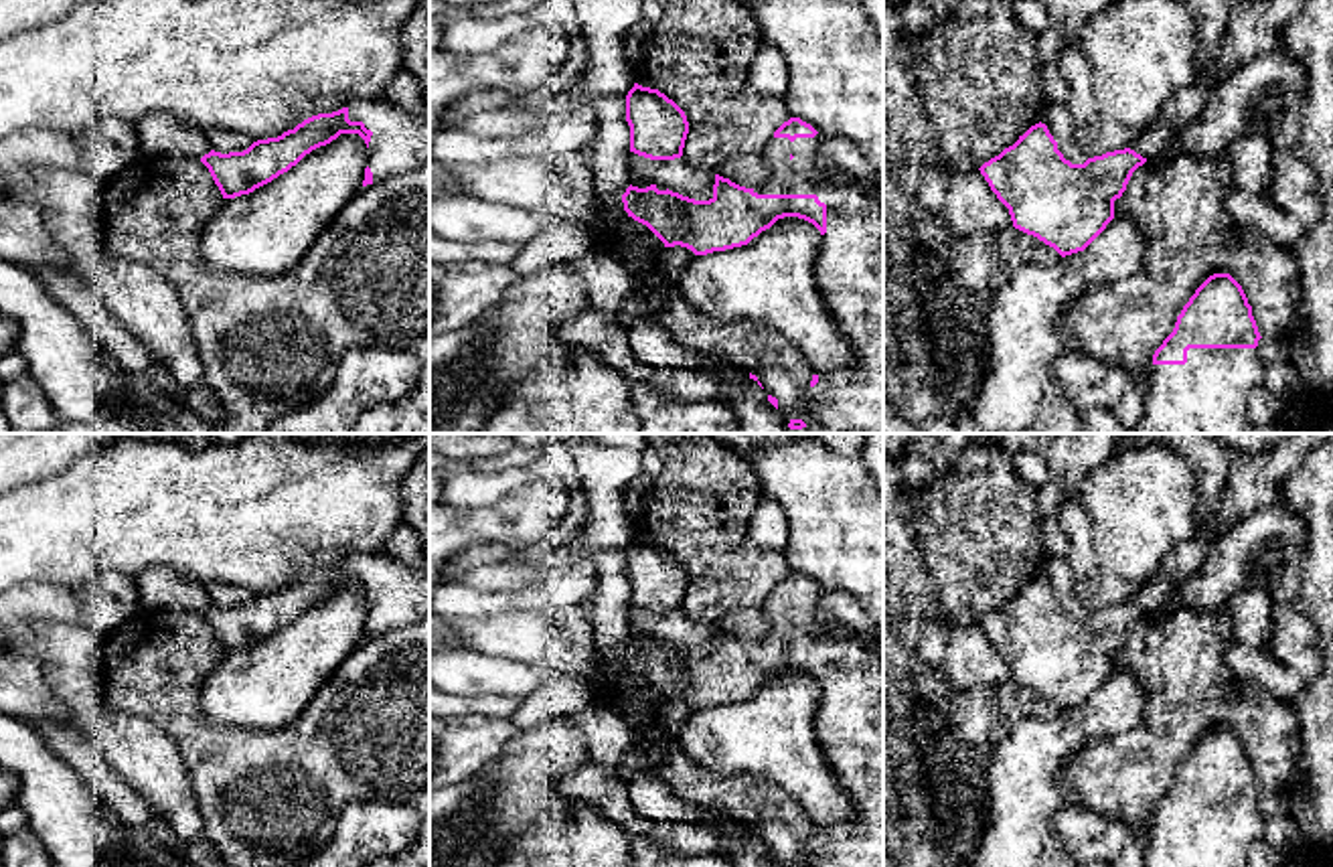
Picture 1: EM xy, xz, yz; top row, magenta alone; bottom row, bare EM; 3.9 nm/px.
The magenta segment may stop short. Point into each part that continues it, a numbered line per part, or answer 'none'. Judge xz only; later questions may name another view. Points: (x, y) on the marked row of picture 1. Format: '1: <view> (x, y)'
1: xz (849, 272)

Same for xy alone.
1: xy (400, 142)

